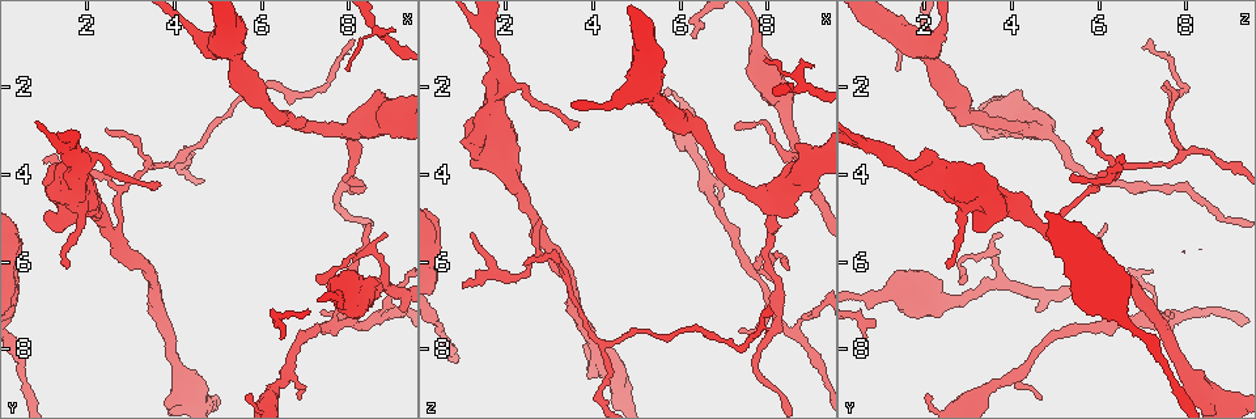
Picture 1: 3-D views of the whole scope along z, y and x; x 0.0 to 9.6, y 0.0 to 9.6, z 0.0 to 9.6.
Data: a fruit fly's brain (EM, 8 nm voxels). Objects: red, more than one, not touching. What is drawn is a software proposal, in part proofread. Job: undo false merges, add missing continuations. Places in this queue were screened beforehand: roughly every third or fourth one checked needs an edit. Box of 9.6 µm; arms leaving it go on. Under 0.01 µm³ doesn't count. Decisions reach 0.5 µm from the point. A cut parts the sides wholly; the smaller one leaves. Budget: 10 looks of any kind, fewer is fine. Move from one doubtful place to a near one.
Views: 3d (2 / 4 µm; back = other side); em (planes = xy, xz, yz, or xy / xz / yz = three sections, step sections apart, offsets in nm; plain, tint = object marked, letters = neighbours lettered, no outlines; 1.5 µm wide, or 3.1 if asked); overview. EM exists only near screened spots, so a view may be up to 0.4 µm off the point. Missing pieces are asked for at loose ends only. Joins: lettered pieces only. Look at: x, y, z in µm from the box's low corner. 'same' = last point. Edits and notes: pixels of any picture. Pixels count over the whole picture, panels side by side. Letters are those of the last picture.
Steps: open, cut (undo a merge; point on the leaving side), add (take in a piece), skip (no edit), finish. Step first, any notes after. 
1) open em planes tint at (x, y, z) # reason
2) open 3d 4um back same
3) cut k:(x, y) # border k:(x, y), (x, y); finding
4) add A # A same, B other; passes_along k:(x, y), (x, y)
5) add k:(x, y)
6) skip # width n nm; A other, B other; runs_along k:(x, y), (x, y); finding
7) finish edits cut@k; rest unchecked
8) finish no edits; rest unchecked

open em xz step 8 tint at (1.90, 4.95, 2.90) # sudden change in width

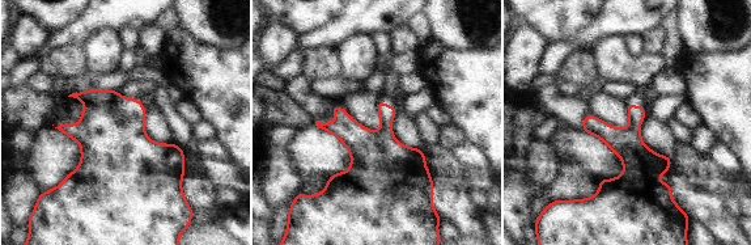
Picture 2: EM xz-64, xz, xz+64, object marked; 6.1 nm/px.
open em planes letters same

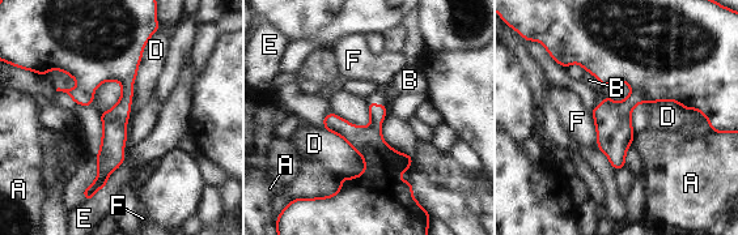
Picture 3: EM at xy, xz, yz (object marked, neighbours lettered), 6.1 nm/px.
skip # longest_contact D 360 nm; A other, B other, D other, E other, F other; border 3:(325, 128), (361, 157), (359, 175); one cell here

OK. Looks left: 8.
open em planes tint at (8.05, 3.10, 4.80) # thick turns thin

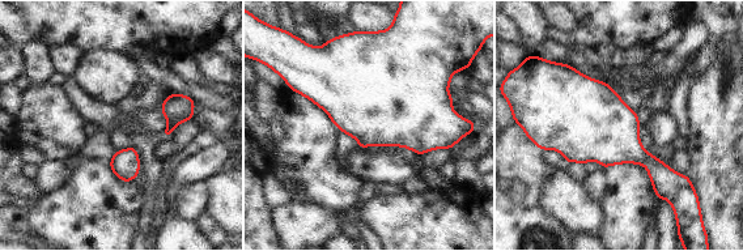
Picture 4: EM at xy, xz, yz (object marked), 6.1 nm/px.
open em planes letters same # see the neighbours

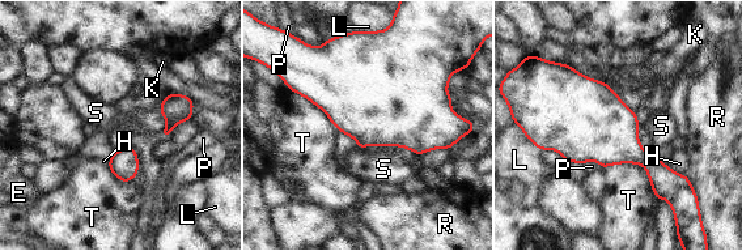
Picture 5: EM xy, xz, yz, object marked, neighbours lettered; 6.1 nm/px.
skip # E other, H other, K other, L other, P other, R other, S other, T other; border 5:(602, 166), (640, 164), (657, 200); one cell here

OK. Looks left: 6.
open 3d 2um at (8.45, 5.15, 6.15) # free end

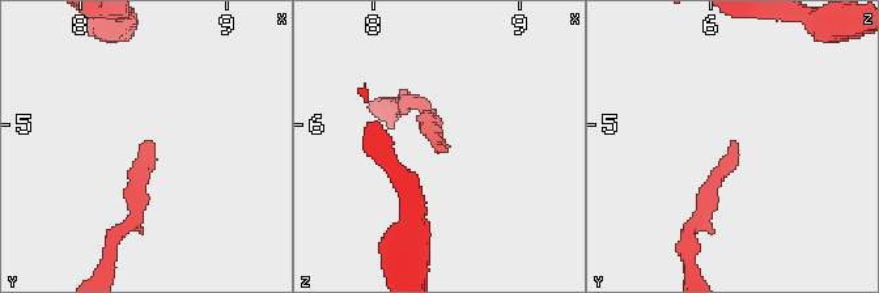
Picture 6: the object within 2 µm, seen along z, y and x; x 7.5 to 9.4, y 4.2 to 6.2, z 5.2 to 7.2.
open em planes letters at (8.48, 5.12, 6.18)

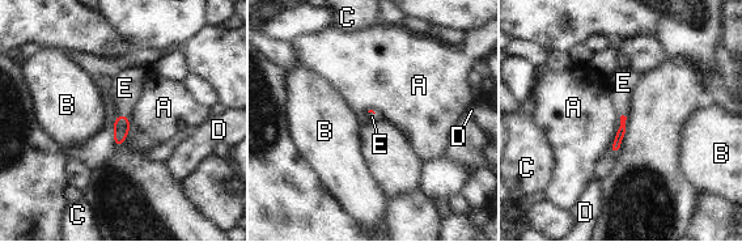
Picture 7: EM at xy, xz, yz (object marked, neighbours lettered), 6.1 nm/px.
add E # A other, B other, C other, D other, E same; passes_along 7:(122, 124), (122, 115), (124, 88); the cell continues

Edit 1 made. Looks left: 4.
finish edits add@7; rest unchecked

